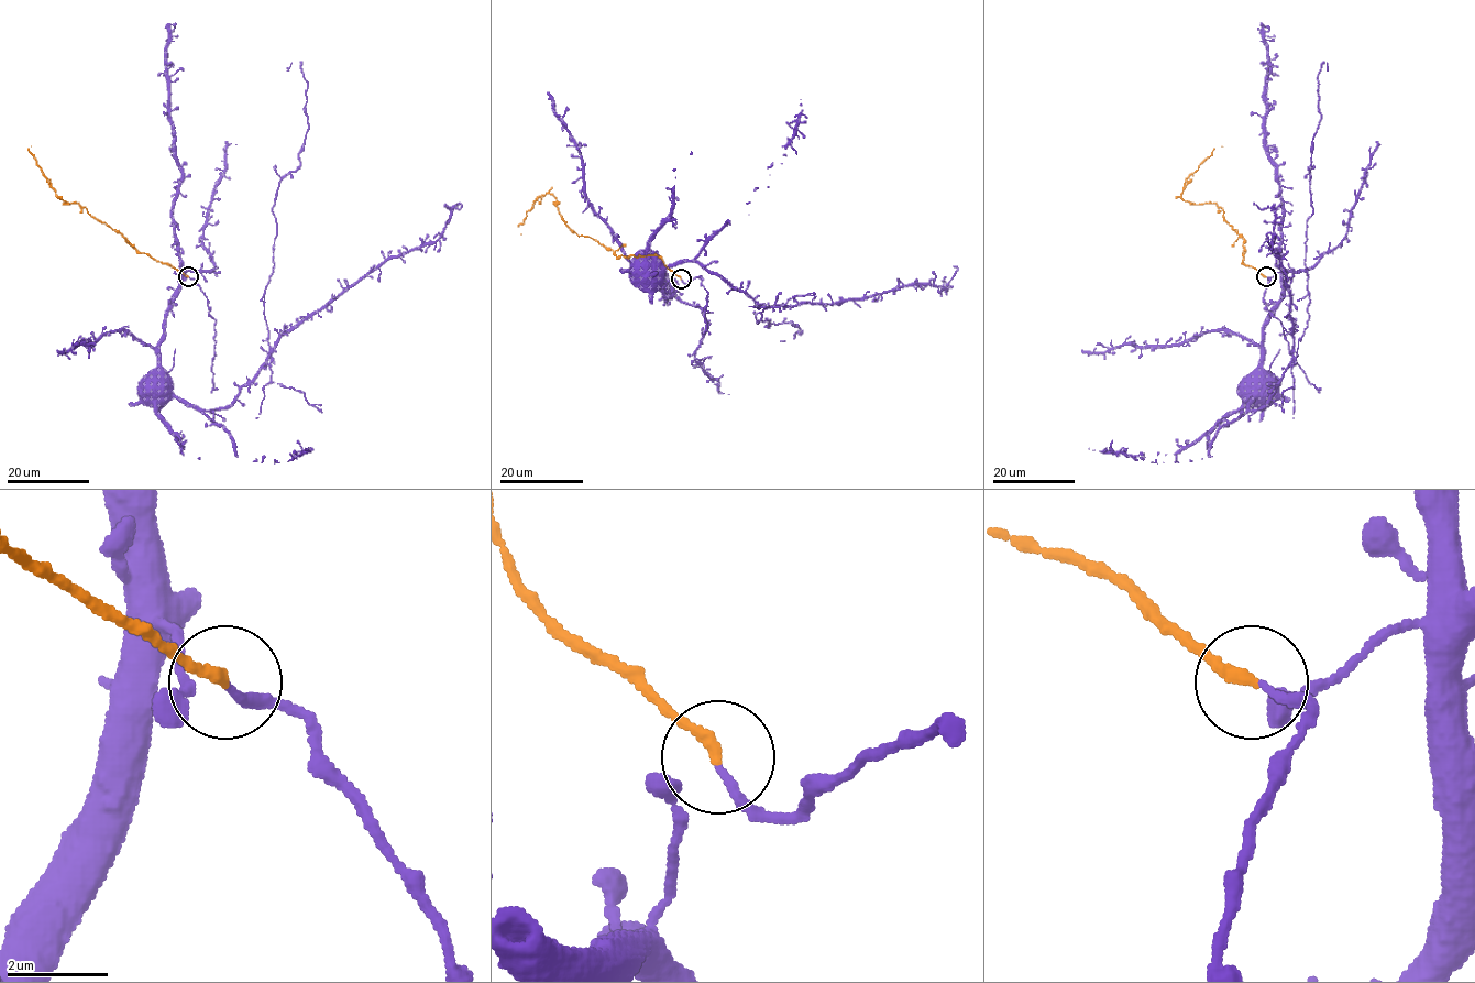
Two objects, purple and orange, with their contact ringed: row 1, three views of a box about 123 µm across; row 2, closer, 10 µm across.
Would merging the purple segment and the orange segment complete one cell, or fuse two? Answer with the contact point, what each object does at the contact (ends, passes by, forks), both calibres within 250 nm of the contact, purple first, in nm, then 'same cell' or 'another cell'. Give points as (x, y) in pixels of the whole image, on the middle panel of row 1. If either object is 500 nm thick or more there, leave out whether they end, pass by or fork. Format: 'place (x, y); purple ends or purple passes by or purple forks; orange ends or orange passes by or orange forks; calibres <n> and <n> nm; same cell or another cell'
place (681, 279); purple passes by; orange ends; calibres 100 and 240 nm; same cell

